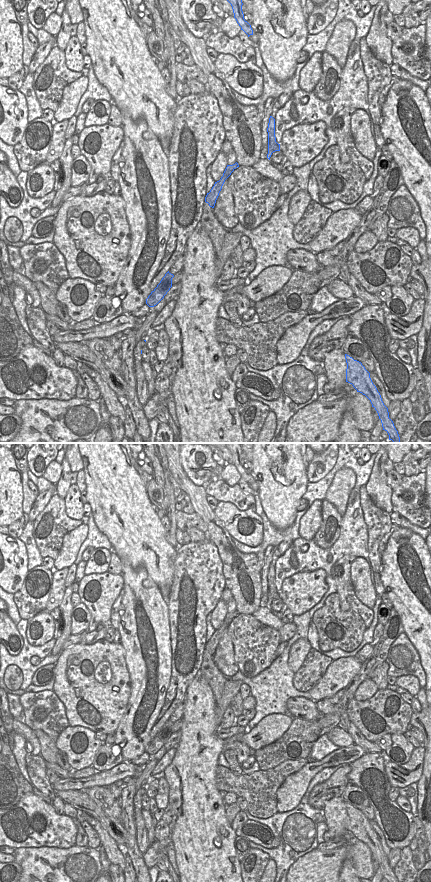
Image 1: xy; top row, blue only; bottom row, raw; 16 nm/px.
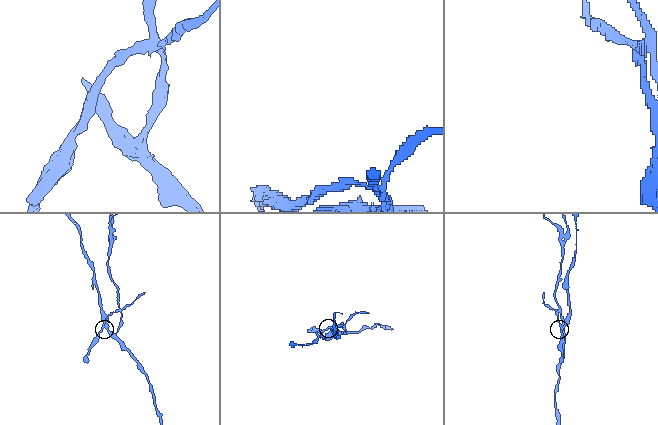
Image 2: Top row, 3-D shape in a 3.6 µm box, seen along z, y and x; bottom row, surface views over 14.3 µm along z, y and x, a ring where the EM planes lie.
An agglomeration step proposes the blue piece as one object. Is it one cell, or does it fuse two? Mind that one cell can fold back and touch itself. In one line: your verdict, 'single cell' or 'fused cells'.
fused cells

